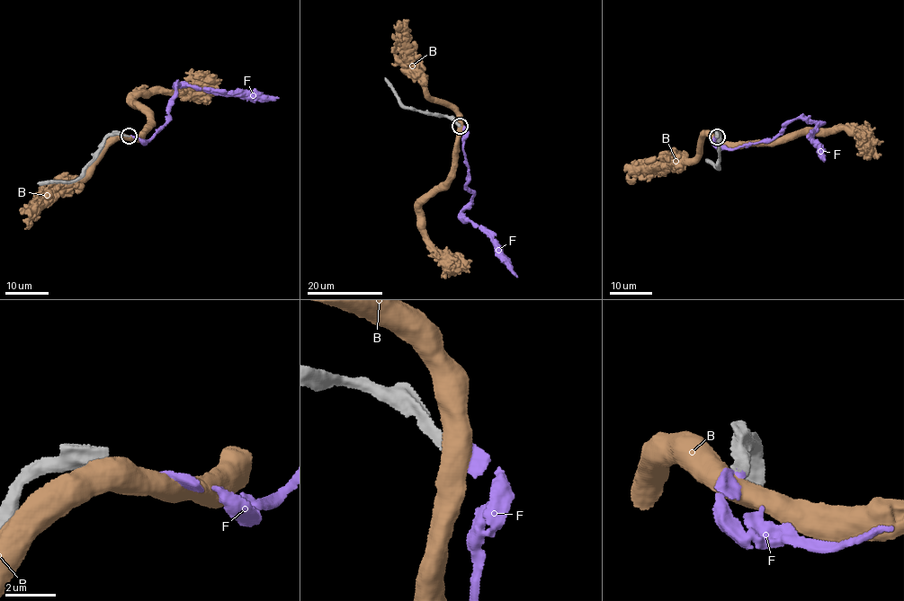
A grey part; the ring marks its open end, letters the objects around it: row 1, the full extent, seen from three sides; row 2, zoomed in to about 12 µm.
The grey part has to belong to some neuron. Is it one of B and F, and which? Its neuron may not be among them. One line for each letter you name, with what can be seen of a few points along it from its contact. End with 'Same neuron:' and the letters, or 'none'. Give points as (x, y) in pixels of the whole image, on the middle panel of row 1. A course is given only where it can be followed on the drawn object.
F: Its course: (460, 125), (464, 126), (466, 132), (466, 184), (473, 194), (462, 212), (487, 230), (517, 277)
Same neuron: F

